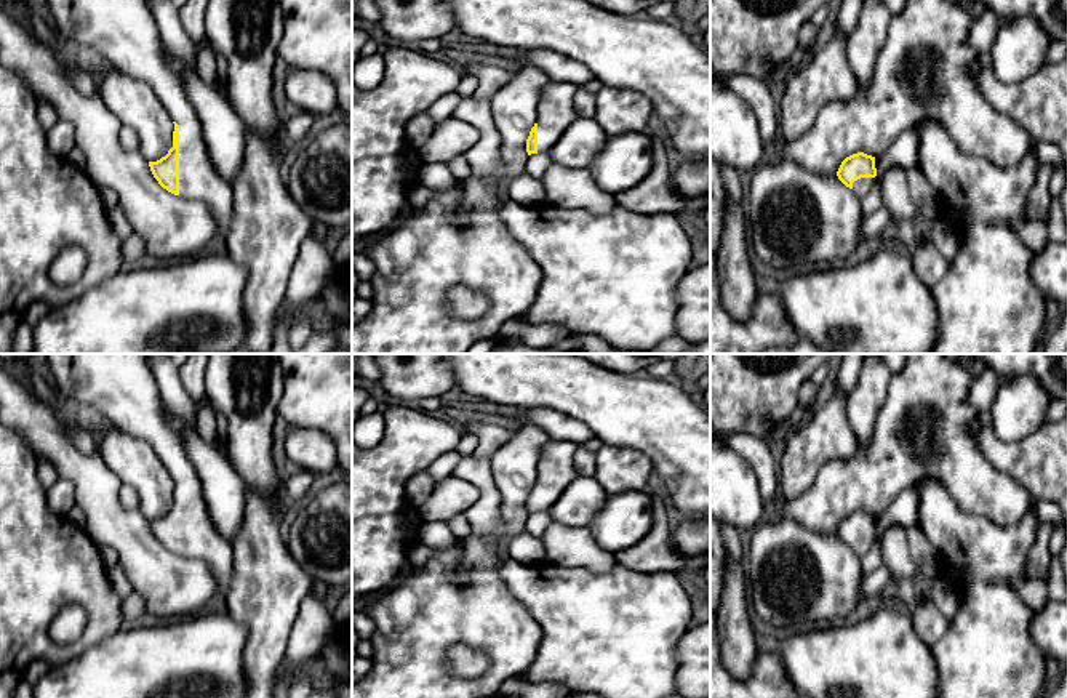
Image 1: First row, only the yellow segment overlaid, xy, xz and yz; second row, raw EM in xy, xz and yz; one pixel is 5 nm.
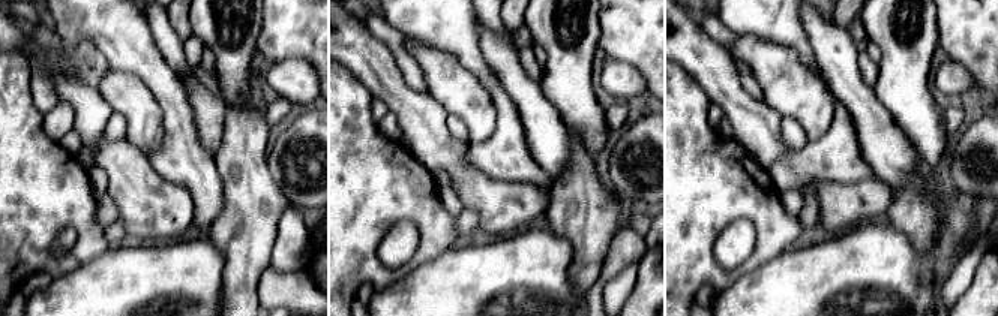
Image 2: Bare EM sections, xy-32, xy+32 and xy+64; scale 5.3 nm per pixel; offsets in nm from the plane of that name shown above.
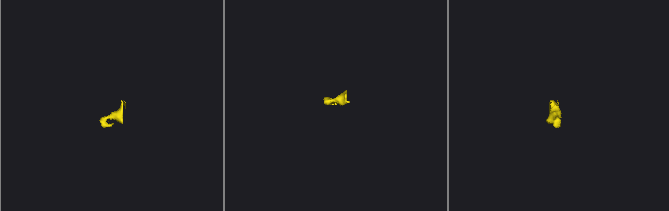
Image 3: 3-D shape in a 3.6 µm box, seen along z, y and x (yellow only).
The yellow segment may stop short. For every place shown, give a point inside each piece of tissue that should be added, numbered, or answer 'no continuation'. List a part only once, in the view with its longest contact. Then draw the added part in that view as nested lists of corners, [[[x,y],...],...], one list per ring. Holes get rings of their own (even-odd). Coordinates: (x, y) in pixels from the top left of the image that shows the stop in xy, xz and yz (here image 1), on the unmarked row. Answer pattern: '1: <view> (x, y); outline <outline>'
1: xy (122, 388); outline [[[48,354],[46,367],[66,400],[99,411],[155,450],[179,483],[179,556],[205,562],[216,578],[216,596],[226,599],[234,544],[211,522],[198,474],[168,424],[146,354]]]

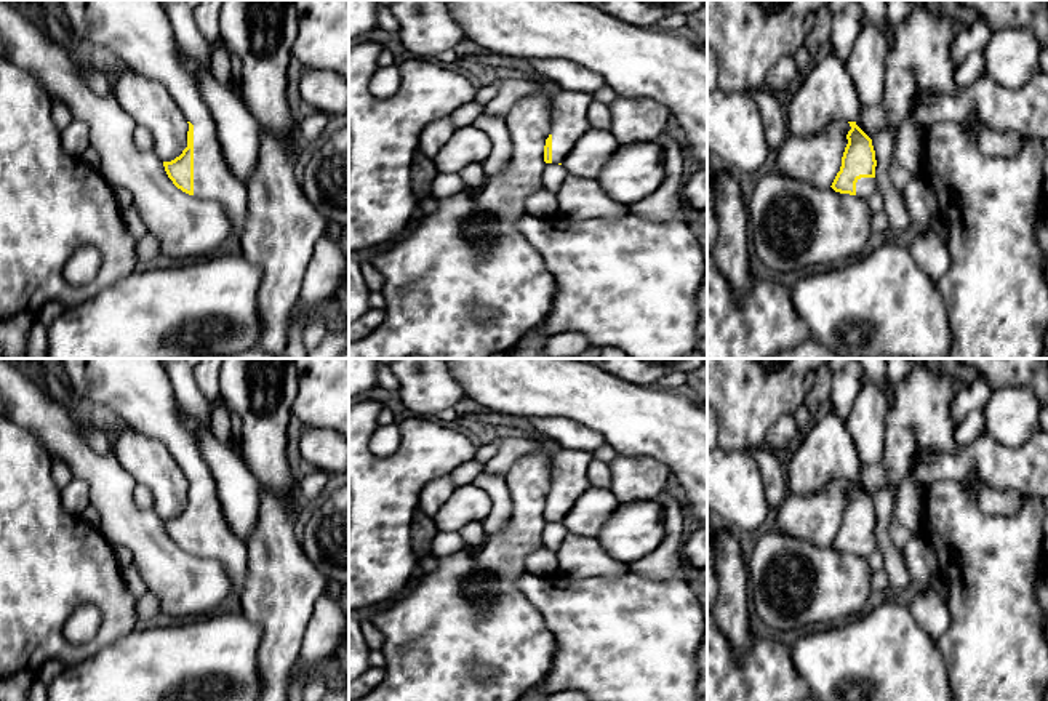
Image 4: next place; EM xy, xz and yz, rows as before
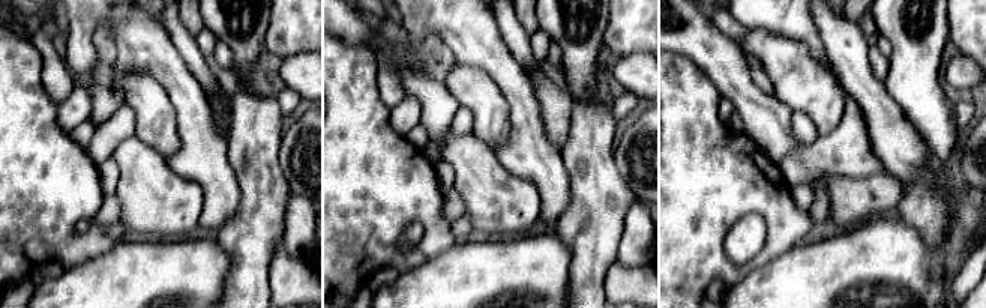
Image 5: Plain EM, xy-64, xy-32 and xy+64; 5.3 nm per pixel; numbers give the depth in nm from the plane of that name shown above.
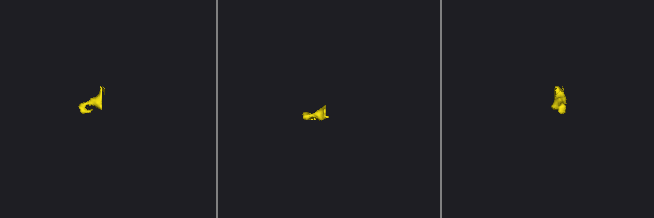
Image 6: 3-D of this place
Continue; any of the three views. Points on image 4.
1: xy (138, 391); outline [[[61,359],[74,394],[94,407],[114,411],[134,431],[163,443],[187,480],[194,483],[194,555],[219,562],[230,578],[230,595],[242,595],[248,571],[248,544],[240,541],[226,522],[219,495],[195,437],[182,424],[178,400],[162,359]]]

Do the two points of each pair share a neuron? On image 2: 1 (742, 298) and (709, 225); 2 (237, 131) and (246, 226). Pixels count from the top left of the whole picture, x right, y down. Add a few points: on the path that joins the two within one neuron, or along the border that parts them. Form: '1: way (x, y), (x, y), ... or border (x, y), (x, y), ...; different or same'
1: border (764, 264), (742, 274), (718, 292); different
2: way (243, 155), (246, 202); same

